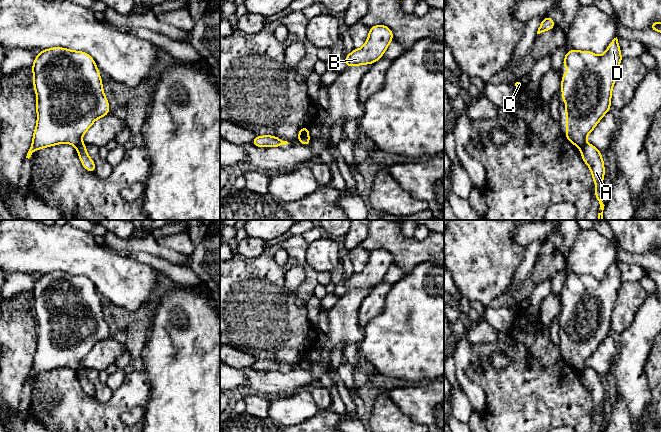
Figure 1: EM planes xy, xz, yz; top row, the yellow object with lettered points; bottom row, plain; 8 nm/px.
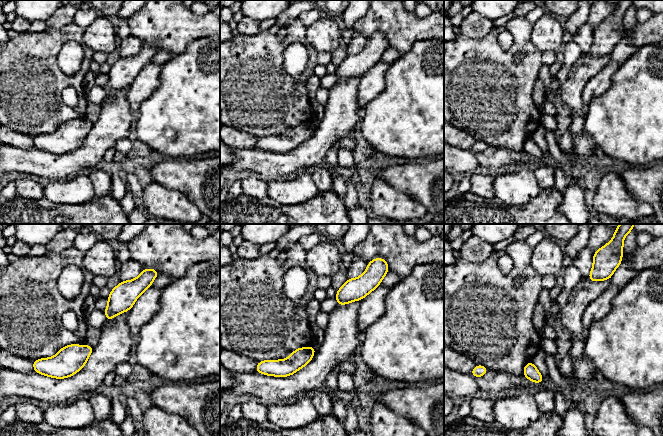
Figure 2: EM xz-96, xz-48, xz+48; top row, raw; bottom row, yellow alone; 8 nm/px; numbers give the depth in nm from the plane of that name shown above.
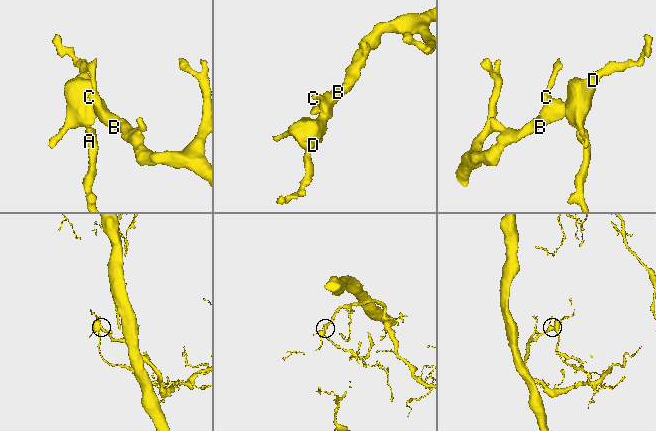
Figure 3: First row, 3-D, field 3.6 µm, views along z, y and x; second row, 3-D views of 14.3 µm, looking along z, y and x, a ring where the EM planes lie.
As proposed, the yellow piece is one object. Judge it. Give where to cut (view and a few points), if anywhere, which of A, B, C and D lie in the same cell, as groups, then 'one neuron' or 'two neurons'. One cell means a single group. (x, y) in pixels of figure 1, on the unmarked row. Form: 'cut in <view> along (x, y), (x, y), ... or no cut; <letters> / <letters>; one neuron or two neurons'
cut in xz along (307, 359), (299, 364); A / B C D; two neurons

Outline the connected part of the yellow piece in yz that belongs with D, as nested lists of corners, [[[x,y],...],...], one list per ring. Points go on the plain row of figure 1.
[[[617,261],[612,264],[602,280],[590,275],[569,274],[562,291],[569,291],[569,297],[562,298],[562,324],[566,326],[566,363],[576,371],[586,368],[586,360],[592,356],[600,343],[611,331],[611,317],[616,305],[618,291],[623,281]]]

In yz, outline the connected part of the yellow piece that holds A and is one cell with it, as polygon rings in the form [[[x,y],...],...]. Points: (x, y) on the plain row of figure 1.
[[[586,367],[581,372],[581,380],[583,385],[591,394],[592,401],[596,409],[596,413],[594,414],[596,423],[600,428],[600,432],[604,432],[605,429],[602,426],[604,423],[602,405],[605,400],[605,394],[601,376],[595,370]]]

